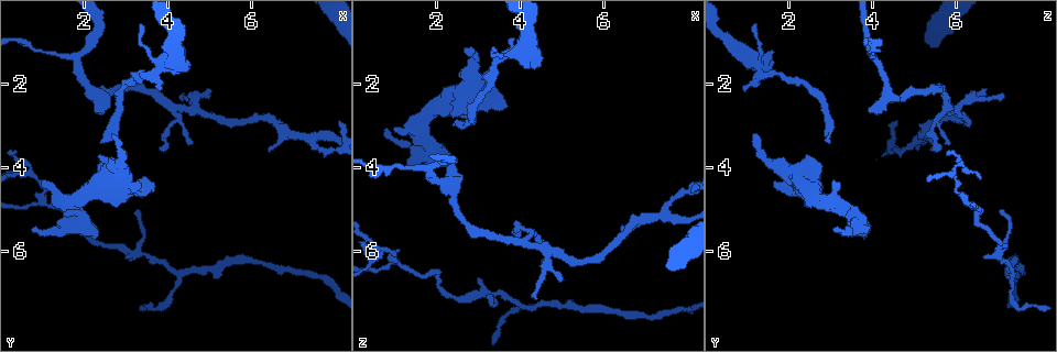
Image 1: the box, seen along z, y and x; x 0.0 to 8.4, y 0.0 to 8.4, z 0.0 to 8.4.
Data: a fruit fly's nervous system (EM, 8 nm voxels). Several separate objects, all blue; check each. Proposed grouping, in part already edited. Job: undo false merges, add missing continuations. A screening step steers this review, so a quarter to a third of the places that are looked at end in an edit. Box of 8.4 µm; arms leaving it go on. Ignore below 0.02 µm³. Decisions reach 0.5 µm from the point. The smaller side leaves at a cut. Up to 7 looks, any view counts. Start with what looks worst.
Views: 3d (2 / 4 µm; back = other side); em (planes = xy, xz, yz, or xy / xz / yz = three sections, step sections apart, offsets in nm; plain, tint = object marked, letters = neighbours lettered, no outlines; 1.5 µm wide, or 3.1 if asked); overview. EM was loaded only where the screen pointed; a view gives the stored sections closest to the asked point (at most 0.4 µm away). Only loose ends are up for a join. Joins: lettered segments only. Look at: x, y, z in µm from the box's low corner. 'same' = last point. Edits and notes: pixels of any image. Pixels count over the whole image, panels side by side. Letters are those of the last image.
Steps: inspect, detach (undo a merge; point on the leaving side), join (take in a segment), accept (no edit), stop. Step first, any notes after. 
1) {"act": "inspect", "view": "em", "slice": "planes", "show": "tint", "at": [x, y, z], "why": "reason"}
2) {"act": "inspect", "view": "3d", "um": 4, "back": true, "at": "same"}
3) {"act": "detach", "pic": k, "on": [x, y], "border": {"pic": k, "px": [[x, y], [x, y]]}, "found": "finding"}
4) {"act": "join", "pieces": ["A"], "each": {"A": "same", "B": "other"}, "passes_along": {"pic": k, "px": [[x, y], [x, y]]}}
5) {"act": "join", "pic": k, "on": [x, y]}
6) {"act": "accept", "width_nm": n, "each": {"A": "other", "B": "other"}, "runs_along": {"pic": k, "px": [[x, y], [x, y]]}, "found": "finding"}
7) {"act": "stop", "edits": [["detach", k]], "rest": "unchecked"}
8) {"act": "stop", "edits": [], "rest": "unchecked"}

{"act": "inspect", "view": "em", "slice": "planes", "show": "letters", "at": [2.30, 5.70, 3.85], "why": "free end"}

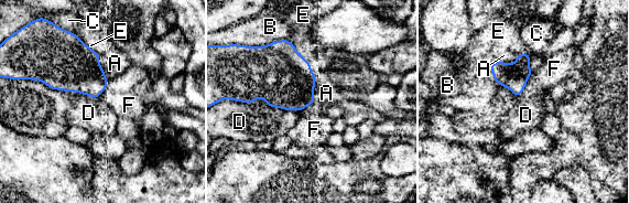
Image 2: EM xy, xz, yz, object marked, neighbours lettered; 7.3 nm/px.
{"act": "join", "pieces": ["A"], "each": {"A": "same", "B": "other", "C": "other", "D": "other", "E": "other", "F": "other"}, "found": "the neuron continues"}

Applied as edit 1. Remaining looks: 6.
{"act": "inspect", "view": "overview"}

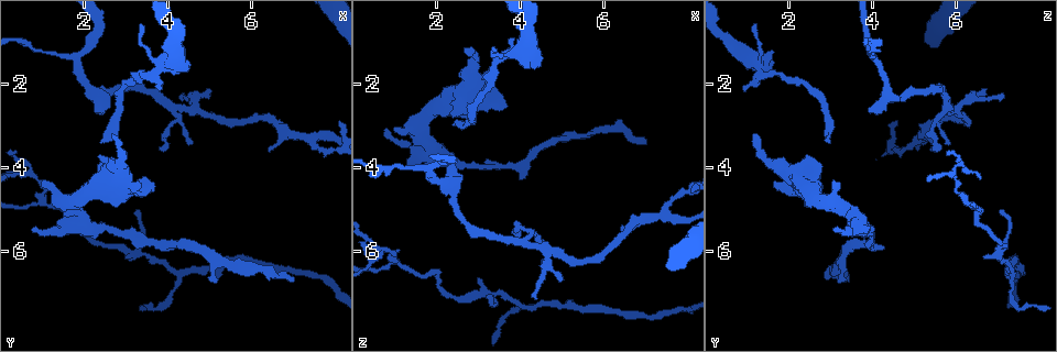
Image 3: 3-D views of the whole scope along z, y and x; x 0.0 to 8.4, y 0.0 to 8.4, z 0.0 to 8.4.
{"act": "inspect", "view": "3d", "um": 4, "at": [2.45, 2.60, 3.85], "why": "branch stops here"}

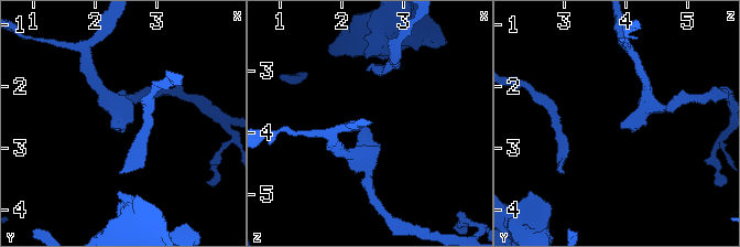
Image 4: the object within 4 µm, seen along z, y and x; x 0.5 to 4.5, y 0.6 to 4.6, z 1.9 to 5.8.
{"act": "inspect", "view": "em", "slice": "planes", "show": "letters", "at": [2.40, 2.65, 3.90]}

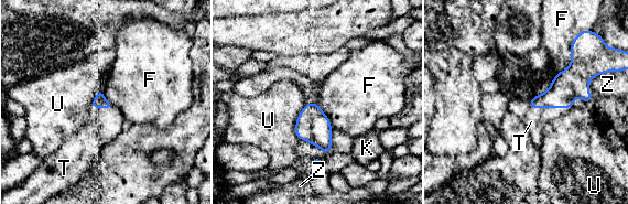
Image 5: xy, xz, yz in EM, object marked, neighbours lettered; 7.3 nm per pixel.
{"act": "join", "pieces": ["T"], "each": {"F": "other", "K": "other", "T": "same", "U": "other", "Z": "other"}, "found": "the neuron continues"}

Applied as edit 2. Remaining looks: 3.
{"act": "inspect", "view": "overview", "why": "redraw"}

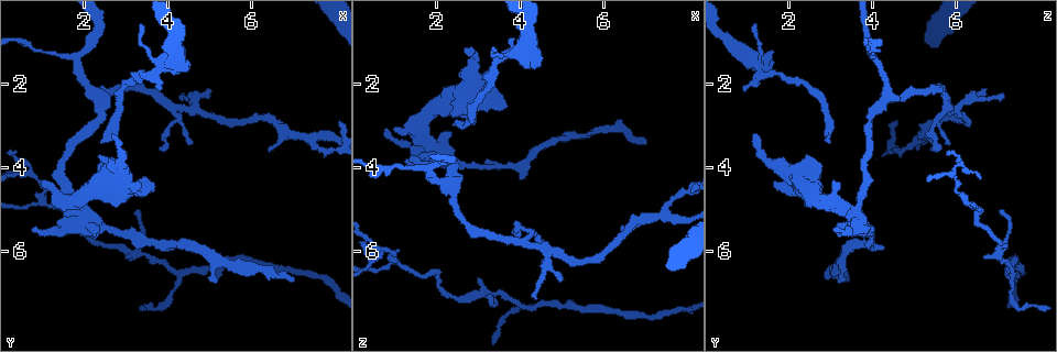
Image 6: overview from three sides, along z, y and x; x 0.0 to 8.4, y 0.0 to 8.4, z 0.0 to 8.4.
{"act": "inspect", "view": "em", "slice": "planes", "show": "letters", "at": [4.50, 2.65, 5.95], "why": "arms part here"}

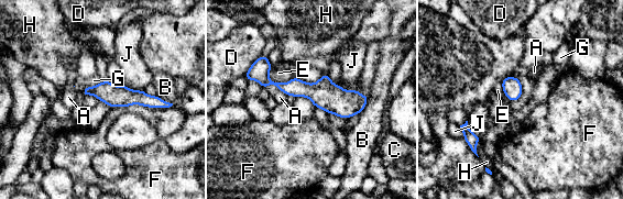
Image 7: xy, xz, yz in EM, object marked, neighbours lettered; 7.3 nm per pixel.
{"act": "accept", "width_nm": 60, "each": {"A": "other", "B": "other", "C": "other", "D": "other", "E": "other", "F": "other", "G": "other", "H": "other", "J": "other"}, "border": {"pic": 7, "px": [[517, 78], [521, 96], [510, 101]]}, "found": "all the same neuron"}

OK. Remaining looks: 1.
{"act": "stop", "edits": [["join", 2], ["join", 5]], "rest": "unchecked"}

